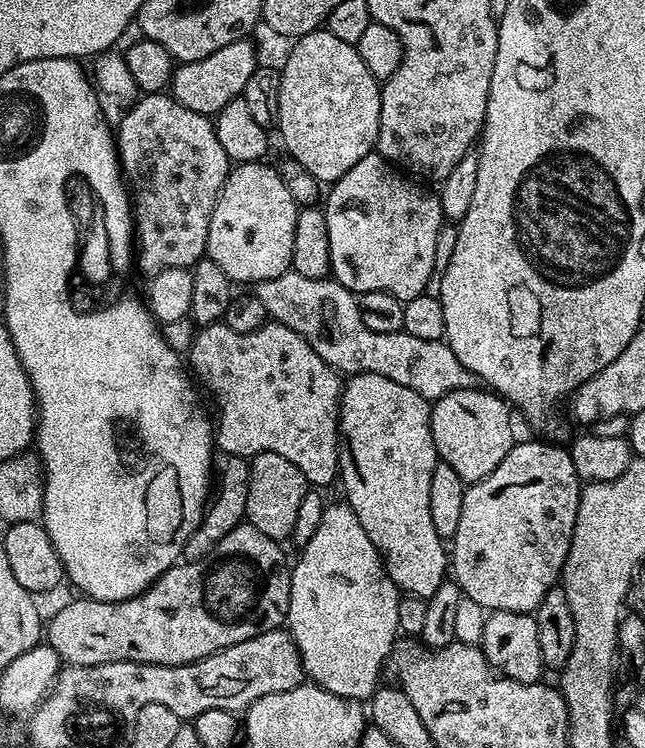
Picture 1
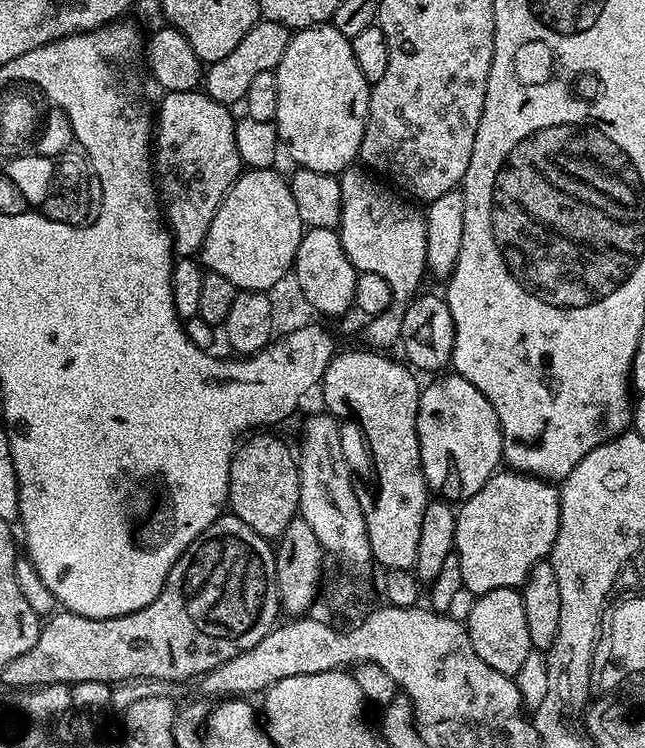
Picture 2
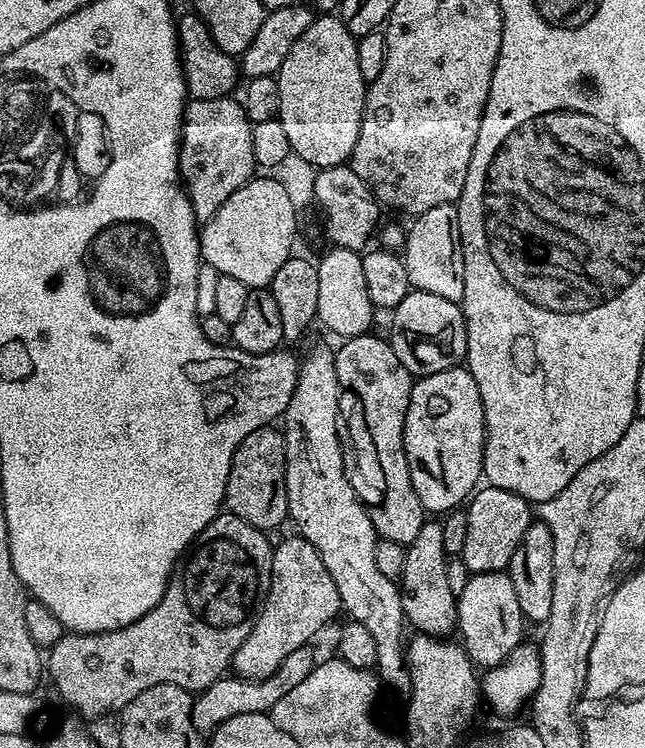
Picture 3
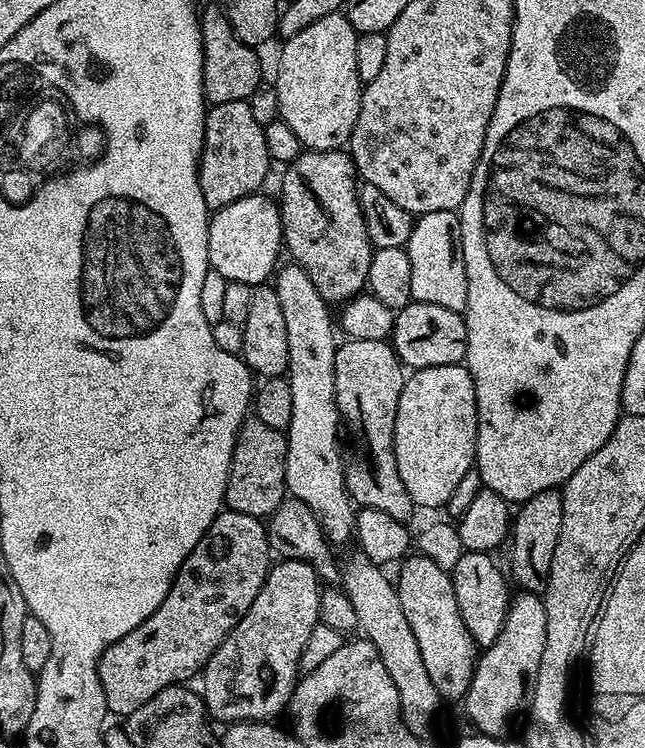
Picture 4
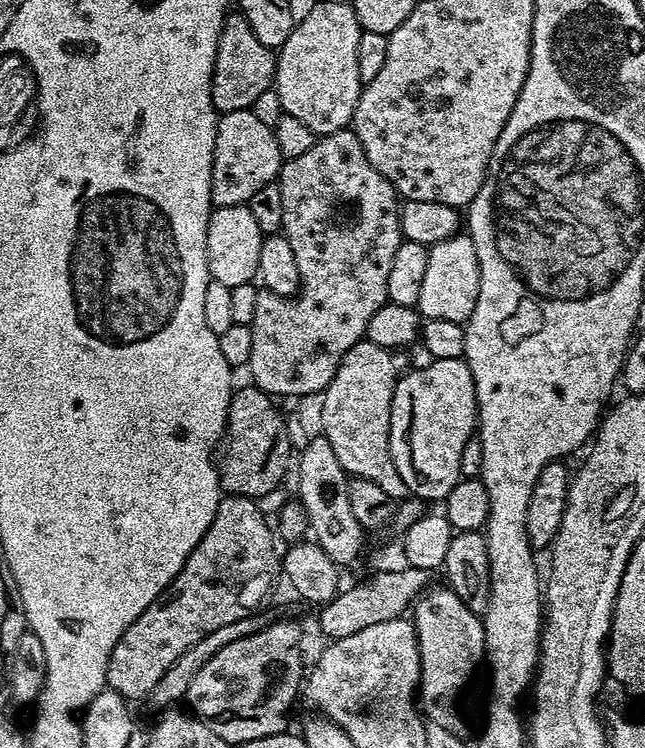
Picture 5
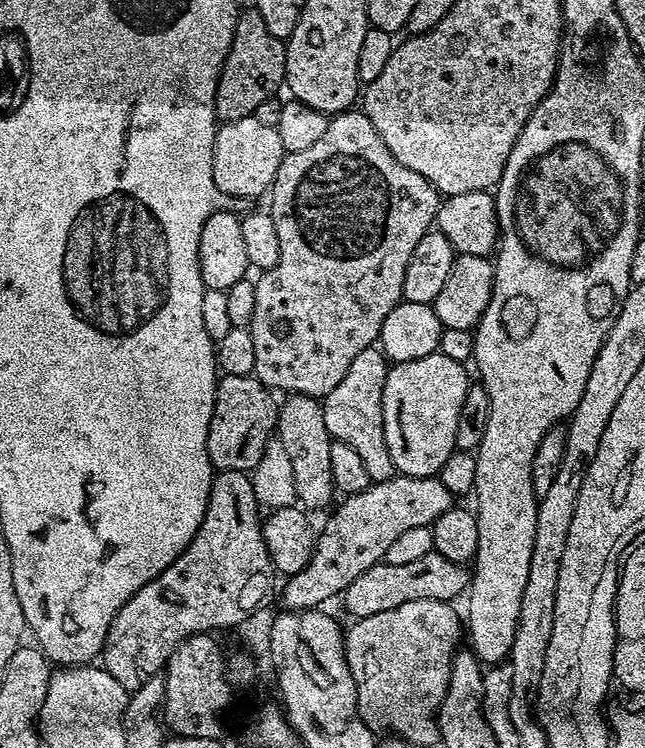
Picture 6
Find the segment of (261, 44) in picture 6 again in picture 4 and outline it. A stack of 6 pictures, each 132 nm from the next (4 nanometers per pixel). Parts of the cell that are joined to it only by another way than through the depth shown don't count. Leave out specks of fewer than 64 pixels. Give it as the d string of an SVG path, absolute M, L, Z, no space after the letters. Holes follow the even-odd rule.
M219 3L203 5L202 11L199 13L200 18L200 34L202 36L202 54L204 55L204 99L209 105L221 104L222 102L238 102L239 100L247 100L254 94L256 88L261 87L260 80L260 52L255 48L251 48L246 42L242 42L238 38L238 34L234 34L234 26L230 26L230 22L226 18L226 14L220 9Z

